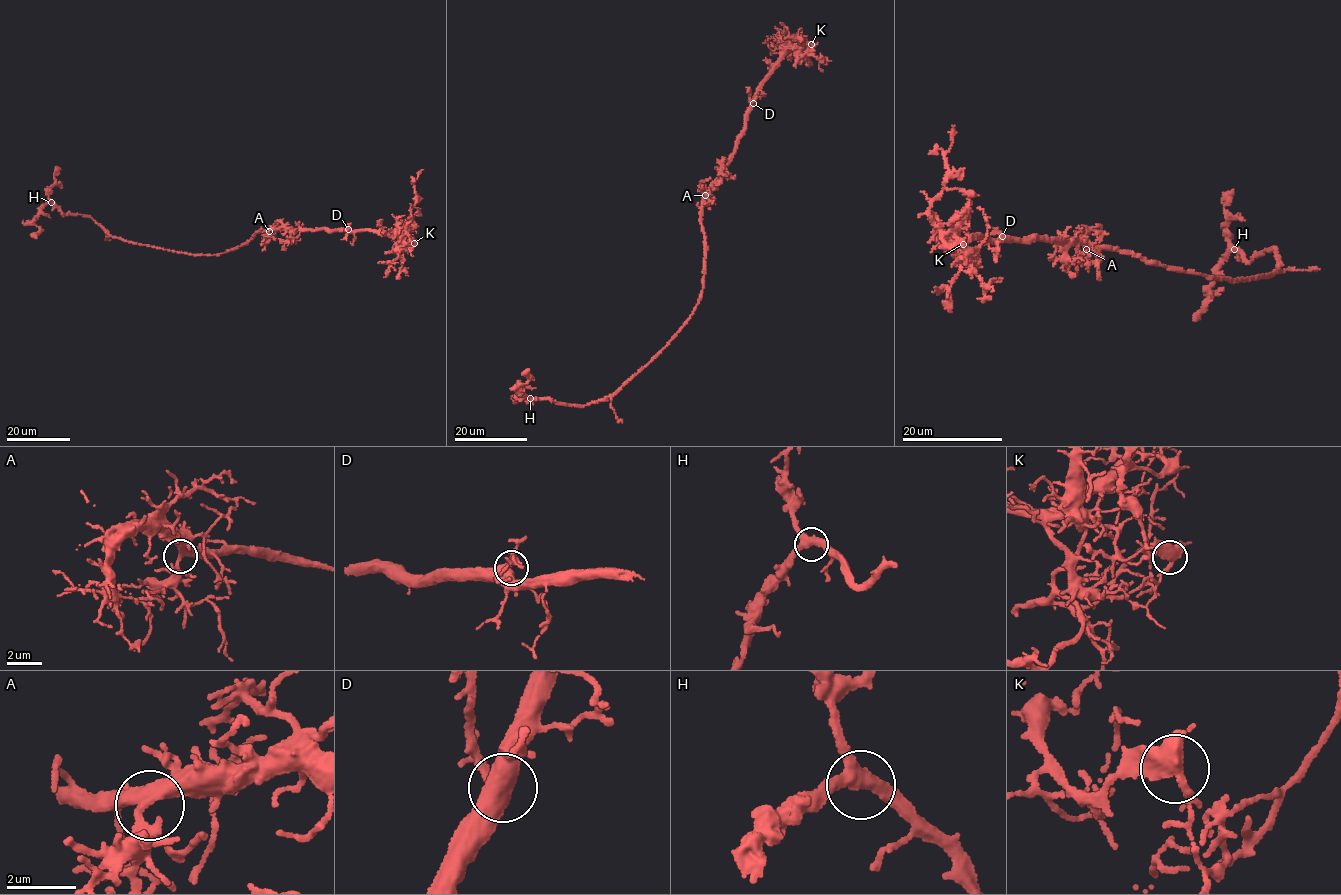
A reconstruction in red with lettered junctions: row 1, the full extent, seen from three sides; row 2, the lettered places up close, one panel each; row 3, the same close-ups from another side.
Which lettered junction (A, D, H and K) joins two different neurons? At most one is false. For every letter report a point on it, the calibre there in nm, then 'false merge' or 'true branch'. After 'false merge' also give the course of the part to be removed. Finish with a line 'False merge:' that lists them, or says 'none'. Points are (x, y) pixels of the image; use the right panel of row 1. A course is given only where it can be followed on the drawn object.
A: place (1086, 249); calibre 400 nm; true branch
D: place (1002, 236); calibre 440 nm; true branch
H: place (1234, 249); calibre 340 nm; true branch
K: place (963, 244); calibre 400 nm; false merge; course (963, 243), (947, 245), (928, 213), (947, 178), (944, 154), (949, 150), (954, 125)
False merge: K

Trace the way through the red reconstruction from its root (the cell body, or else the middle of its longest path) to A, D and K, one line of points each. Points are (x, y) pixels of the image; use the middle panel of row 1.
A: (705, 246), (701, 205), (705, 195)
D: (705, 246), (702, 201), (734, 151), (736, 139), (745, 126), (745, 115), (753, 103)
K: (705, 246), (702, 201), (734, 151), (758, 86), (777, 60), (797, 42), (805, 38), (811, 44)

